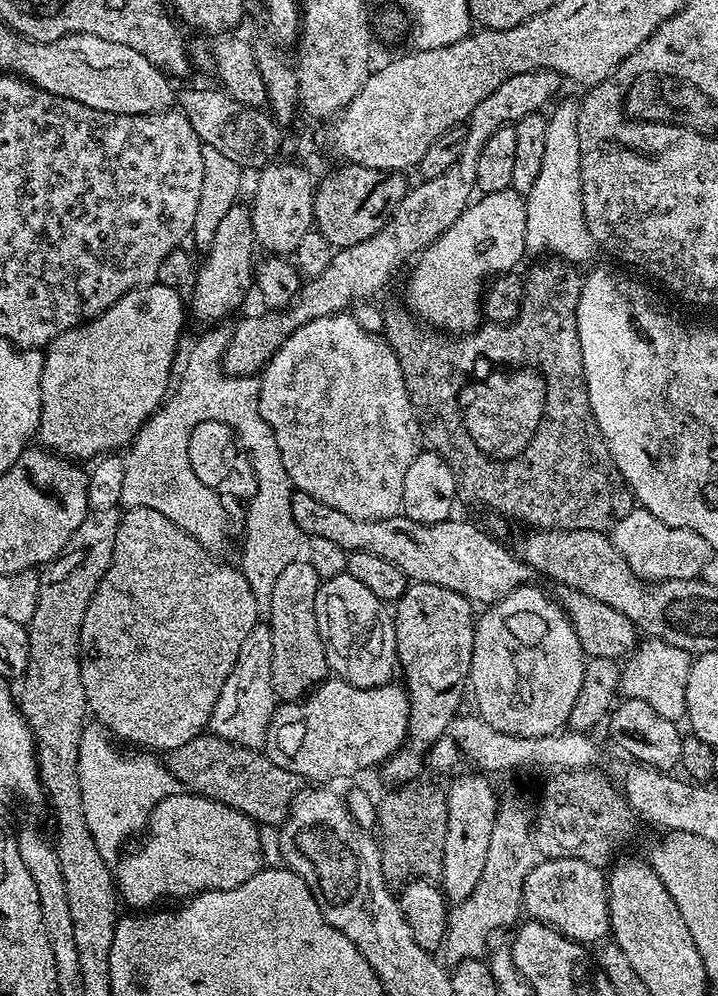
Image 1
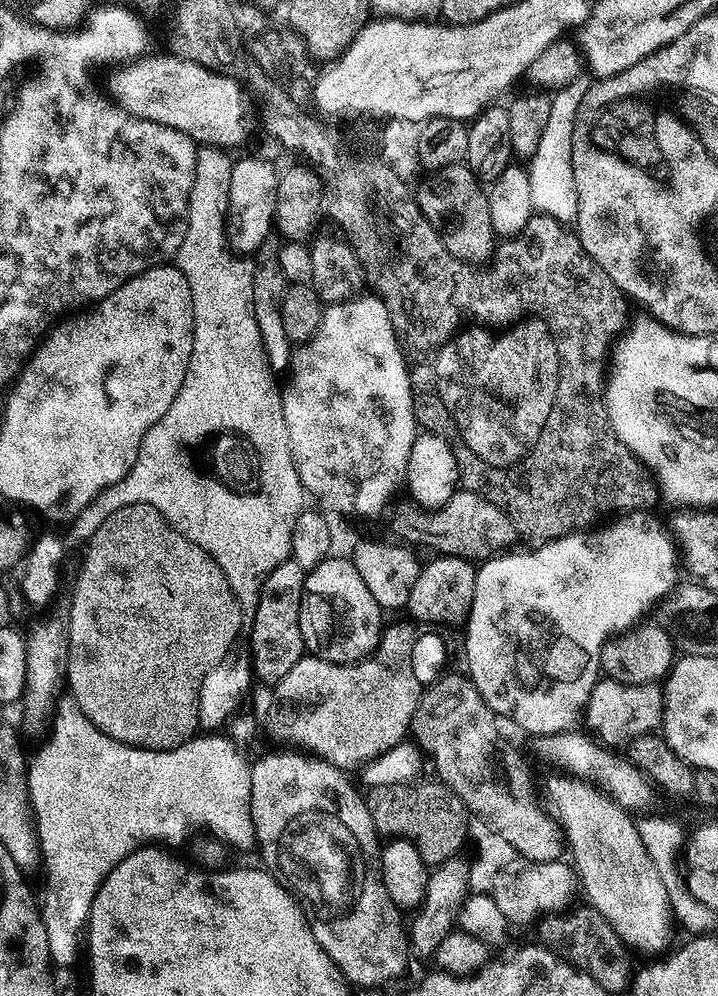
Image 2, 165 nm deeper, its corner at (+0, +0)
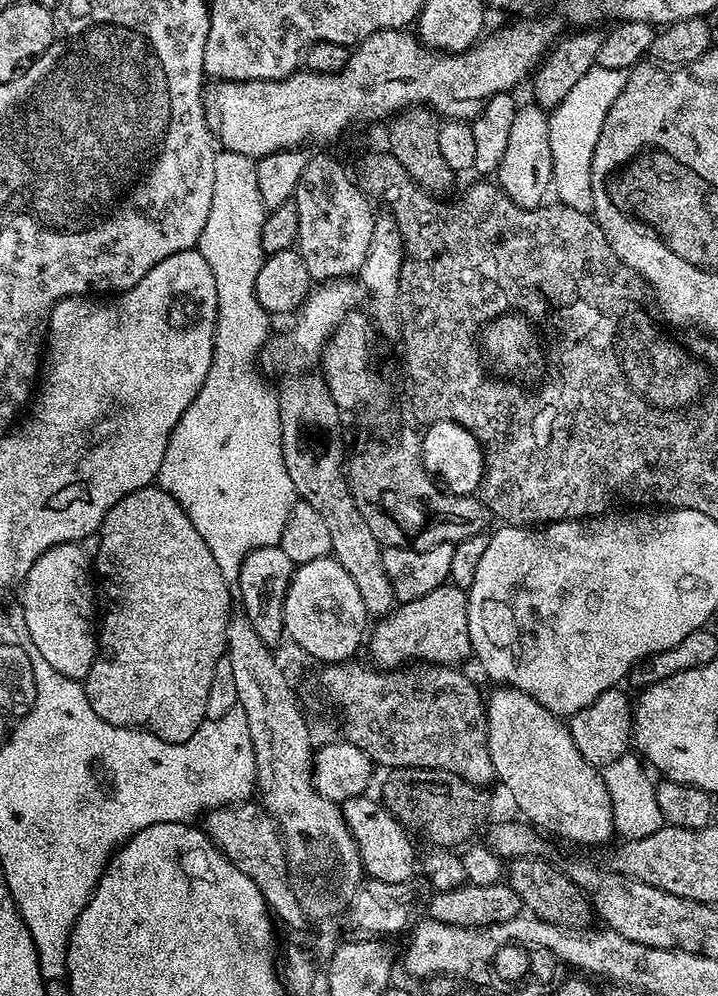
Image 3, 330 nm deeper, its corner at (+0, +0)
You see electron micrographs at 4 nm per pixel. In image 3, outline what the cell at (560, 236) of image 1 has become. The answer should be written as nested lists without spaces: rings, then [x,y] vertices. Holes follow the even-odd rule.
[[[597,66],[582,74],[582,79],[574,85],[574,92],[566,94],[564,101],[551,109],[548,125],[552,155],[552,188],[559,203],[579,212],[592,212],[594,146],[598,146],[598,138],[602,134],[610,106],[616,101],[618,94],[622,94],[627,81],[627,71]],[[581,94],[584,96],[580,96]]]

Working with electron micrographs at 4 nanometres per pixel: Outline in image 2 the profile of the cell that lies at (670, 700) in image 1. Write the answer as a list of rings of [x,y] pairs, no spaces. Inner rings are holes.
[[[597,680],[588,699],[587,731],[599,743],[612,750],[628,746],[636,736],[652,734],[661,727],[664,716],[664,694],[660,684],[623,684],[617,680]]]

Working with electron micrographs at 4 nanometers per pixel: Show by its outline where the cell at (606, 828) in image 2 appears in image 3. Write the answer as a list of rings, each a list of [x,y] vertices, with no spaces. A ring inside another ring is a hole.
[[[496,686],[493,689],[486,696],[490,762],[496,771],[496,780],[504,783],[505,790],[512,795],[517,810],[521,812],[519,815],[528,824],[545,833],[553,832],[564,840],[573,840],[576,844],[607,845],[607,840],[613,839],[616,830],[610,794],[606,790],[601,769],[586,762],[578,746],[574,746],[571,727],[561,717],[546,710],[546,706],[530,698],[530,694],[522,694],[517,688],[507,686]]]

